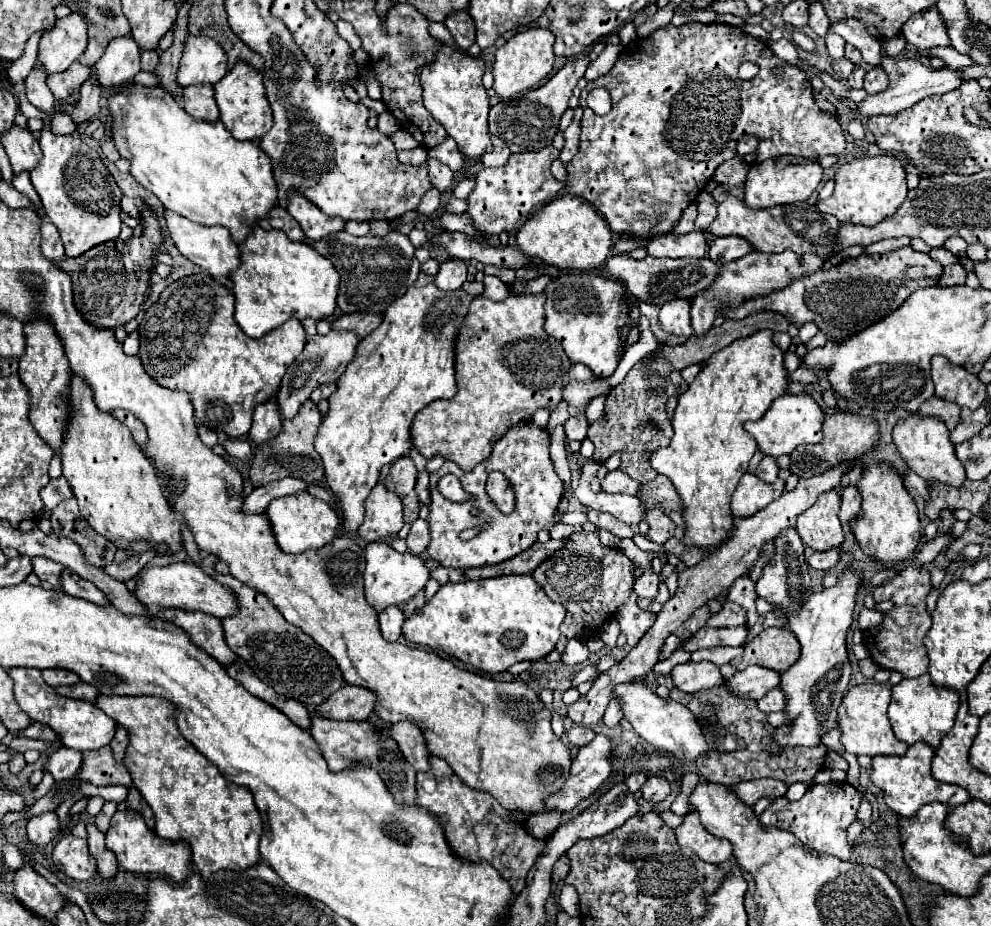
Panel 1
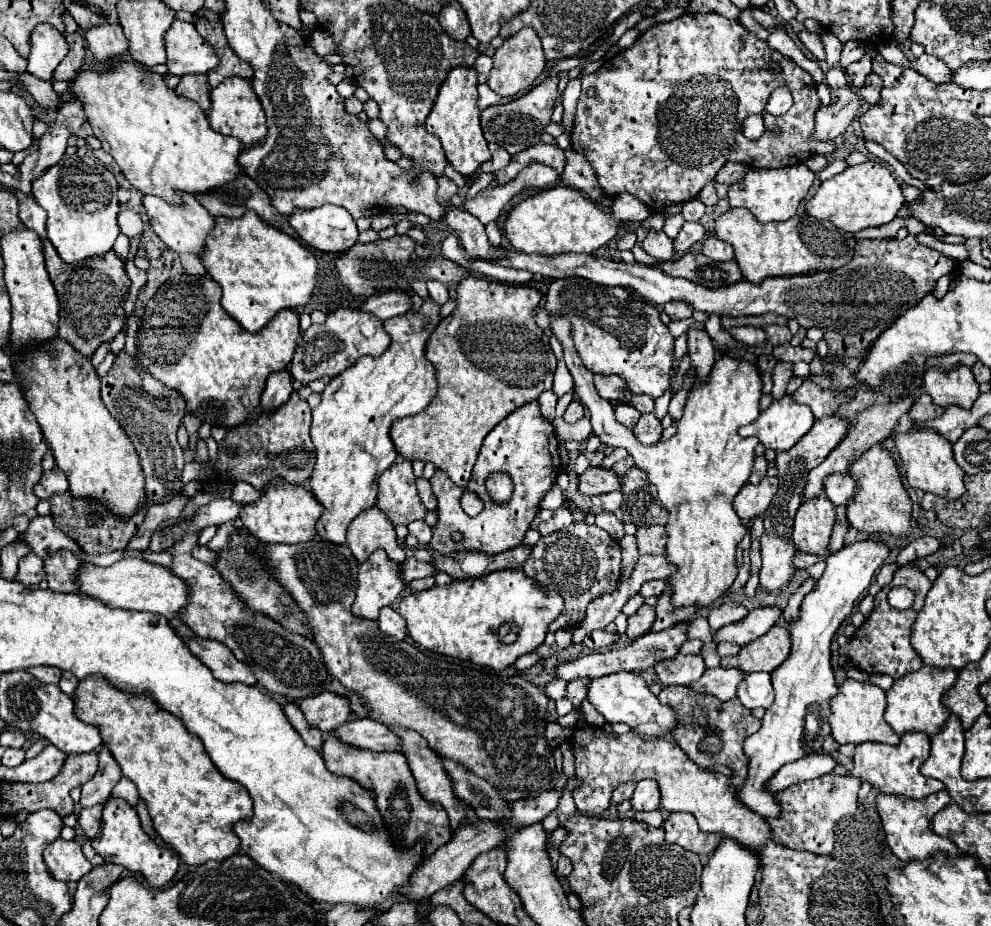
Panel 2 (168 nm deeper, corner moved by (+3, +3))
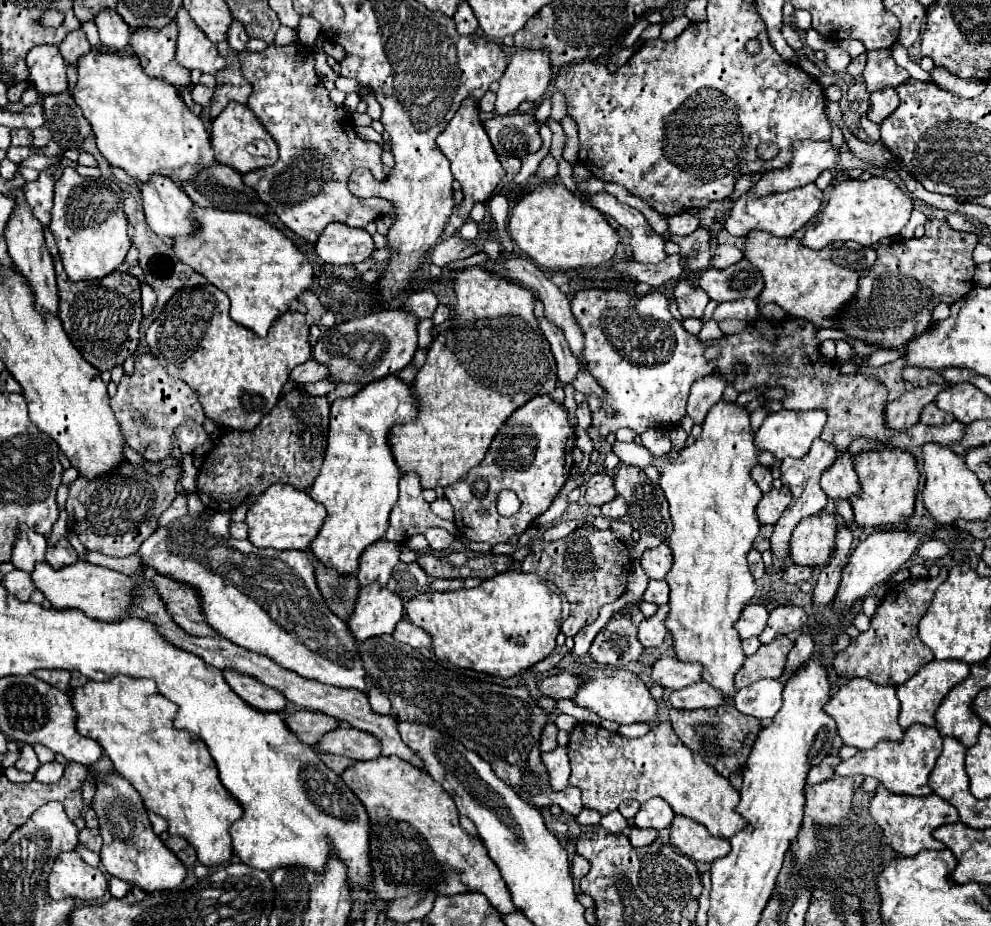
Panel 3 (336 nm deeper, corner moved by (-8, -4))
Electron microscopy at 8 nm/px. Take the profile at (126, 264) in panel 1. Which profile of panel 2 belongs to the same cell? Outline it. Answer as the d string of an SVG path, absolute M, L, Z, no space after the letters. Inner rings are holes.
M47 238L43 240L43 252L47 272L61 304L59 336L67 340L73 348L77 348L83 356L91 358L103 342L111 342L125 326L123 304L131 284L125 266L113 250L105 256L87 258L77 264L63 264L63 260L57 256L53 244Z

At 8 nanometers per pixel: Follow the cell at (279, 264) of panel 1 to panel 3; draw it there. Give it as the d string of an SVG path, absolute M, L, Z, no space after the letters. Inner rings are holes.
M196 207L192 211L192 217L200 221L200 233L192 239L174 239L174 251L192 269L202 273L212 285L216 285L220 291L224 291L232 303L230 307L230 317L254 331L256 335L264 337L272 323L288 311L288 305L298 299L304 291L308 291L314 283L314 267L308 261L308 257L294 245L290 237L286 237L280 229L270 225L268 221L244 213L230 213L230 211L220 211L220 209L202 209Z

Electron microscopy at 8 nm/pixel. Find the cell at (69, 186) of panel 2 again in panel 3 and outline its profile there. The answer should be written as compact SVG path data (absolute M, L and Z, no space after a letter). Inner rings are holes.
M74 167L64 169L62 177L56 181L56 187L54 187L54 207L52 207L50 229L58 243L58 251L60 251L68 279L72 281L102 279L108 273L116 271L124 263L124 257L132 245L128 239L126 227L128 227L128 219L122 211L122 189L114 179L104 179L104 181L88 179L78 175Z

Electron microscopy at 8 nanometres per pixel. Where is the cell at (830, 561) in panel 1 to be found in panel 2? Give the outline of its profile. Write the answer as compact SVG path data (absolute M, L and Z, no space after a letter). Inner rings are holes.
M797 552L797 556L793 558L793 566L795 568L809 568L817 560L819 560L819 556L815 556L815 554L801 554L801 552Z

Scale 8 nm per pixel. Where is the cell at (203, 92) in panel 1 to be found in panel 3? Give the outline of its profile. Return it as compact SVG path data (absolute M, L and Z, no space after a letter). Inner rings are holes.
M202 75L200 81L198 81L198 85L192 89L194 103L198 103L202 107L208 107L210 101L212 101L212 95L214 95L214 87L216 87L214 75Z

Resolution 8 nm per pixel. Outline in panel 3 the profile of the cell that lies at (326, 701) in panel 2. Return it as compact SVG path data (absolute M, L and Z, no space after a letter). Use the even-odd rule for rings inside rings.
M300 709L294 715L286 717L286 723L290 731L294 731L298 739L304 741L306 745L316 745L324 737L324 733L340 725L340 721L332 715L320 711L306 711L306 709Z

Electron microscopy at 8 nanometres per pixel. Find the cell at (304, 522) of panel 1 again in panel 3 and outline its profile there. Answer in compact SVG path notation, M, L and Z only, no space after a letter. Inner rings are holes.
M282 483L268 487L268 491L264 491L258 497L258 501L248 509L246 515L250 543L254 543L256 547L298 549L298 551L308 551L308 545L316 539L324 521L326 521L326 511L320 503L312 501L308 493Z

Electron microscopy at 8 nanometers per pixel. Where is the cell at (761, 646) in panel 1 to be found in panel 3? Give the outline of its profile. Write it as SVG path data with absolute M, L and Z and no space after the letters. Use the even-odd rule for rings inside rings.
M786 635L776 637L768 645L760 645L760 649L744 659L744 665L738 669L734 677L736 689L744 689L758 679L778 679L784 673L788 651L794 647L794 641Z

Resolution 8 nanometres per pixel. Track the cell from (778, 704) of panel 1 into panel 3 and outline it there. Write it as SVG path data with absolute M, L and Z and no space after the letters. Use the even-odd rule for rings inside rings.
M760 679L734 695L734 707L756 719L774 717L782 707L782 683Z

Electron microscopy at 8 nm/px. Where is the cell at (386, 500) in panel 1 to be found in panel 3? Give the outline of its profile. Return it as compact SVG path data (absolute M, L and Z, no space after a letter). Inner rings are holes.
M378 539L370 547L366 547L358 567L360 585L364 587L374 581L386 585L392 575L392 569L396 567L396 563L400 563L400 553L402 553L402 545L392 543L388 539Z

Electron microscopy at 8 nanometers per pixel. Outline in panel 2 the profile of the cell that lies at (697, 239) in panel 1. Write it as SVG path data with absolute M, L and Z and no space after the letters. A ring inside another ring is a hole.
M649 230L645 240L641 242L641 248L657 258L657 260L673 260L675 258L675 252L673 252L673 240L667 238L665 232L655 232L655 230Z

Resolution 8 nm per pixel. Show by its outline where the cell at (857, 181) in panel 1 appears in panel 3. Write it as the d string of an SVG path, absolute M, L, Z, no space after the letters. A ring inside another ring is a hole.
M872 175L868 181L848 179L832 189L828 205L818 215L814 229L806 229L802 243L810 249L822 249L824 245L834 241L856 241L860 245L870 247L884 237L898 235L902 227L906 227L912 209L912 199L902 193L898 185L888 177Z

